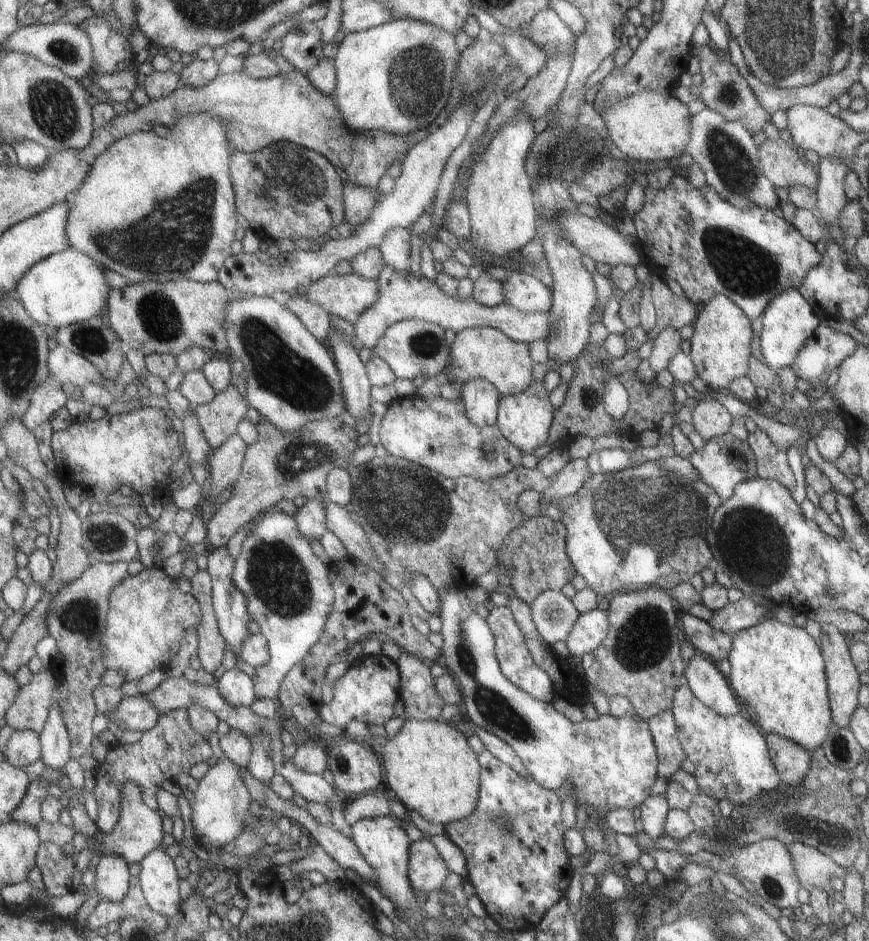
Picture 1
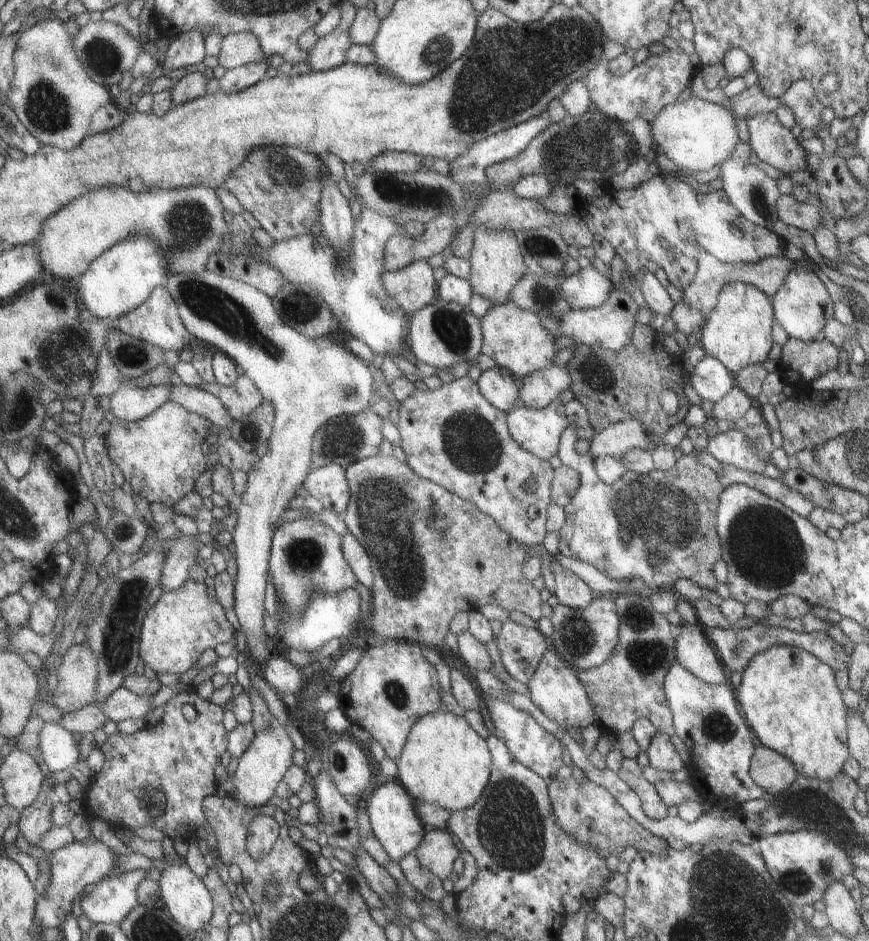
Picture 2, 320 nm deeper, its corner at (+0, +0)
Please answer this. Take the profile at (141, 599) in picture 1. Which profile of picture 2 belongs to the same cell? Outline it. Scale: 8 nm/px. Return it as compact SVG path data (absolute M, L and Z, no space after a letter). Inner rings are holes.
M189 578L181 588L171 592L163 591L157 602L147 610L141 628L141 662L151 674L186 675L195 667L203 652L230 642L233 631L225 616L225 609L217 600L217 594L203 582L195 582Z

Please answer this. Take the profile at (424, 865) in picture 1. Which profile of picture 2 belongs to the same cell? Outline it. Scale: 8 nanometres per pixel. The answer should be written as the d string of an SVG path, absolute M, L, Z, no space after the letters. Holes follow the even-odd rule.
M428 829L423 843L414 851L419 858L419 864L439 876L442 880L454 871L454 865L459 857L452 834L446 829Z

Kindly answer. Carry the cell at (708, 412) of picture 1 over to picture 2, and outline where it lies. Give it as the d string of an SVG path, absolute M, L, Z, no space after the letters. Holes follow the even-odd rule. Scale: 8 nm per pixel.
M733 386L727 394L713 402L711 411L708 416L715 422L724 420L740 424L743 416L755 402L749 399L739 388Z

